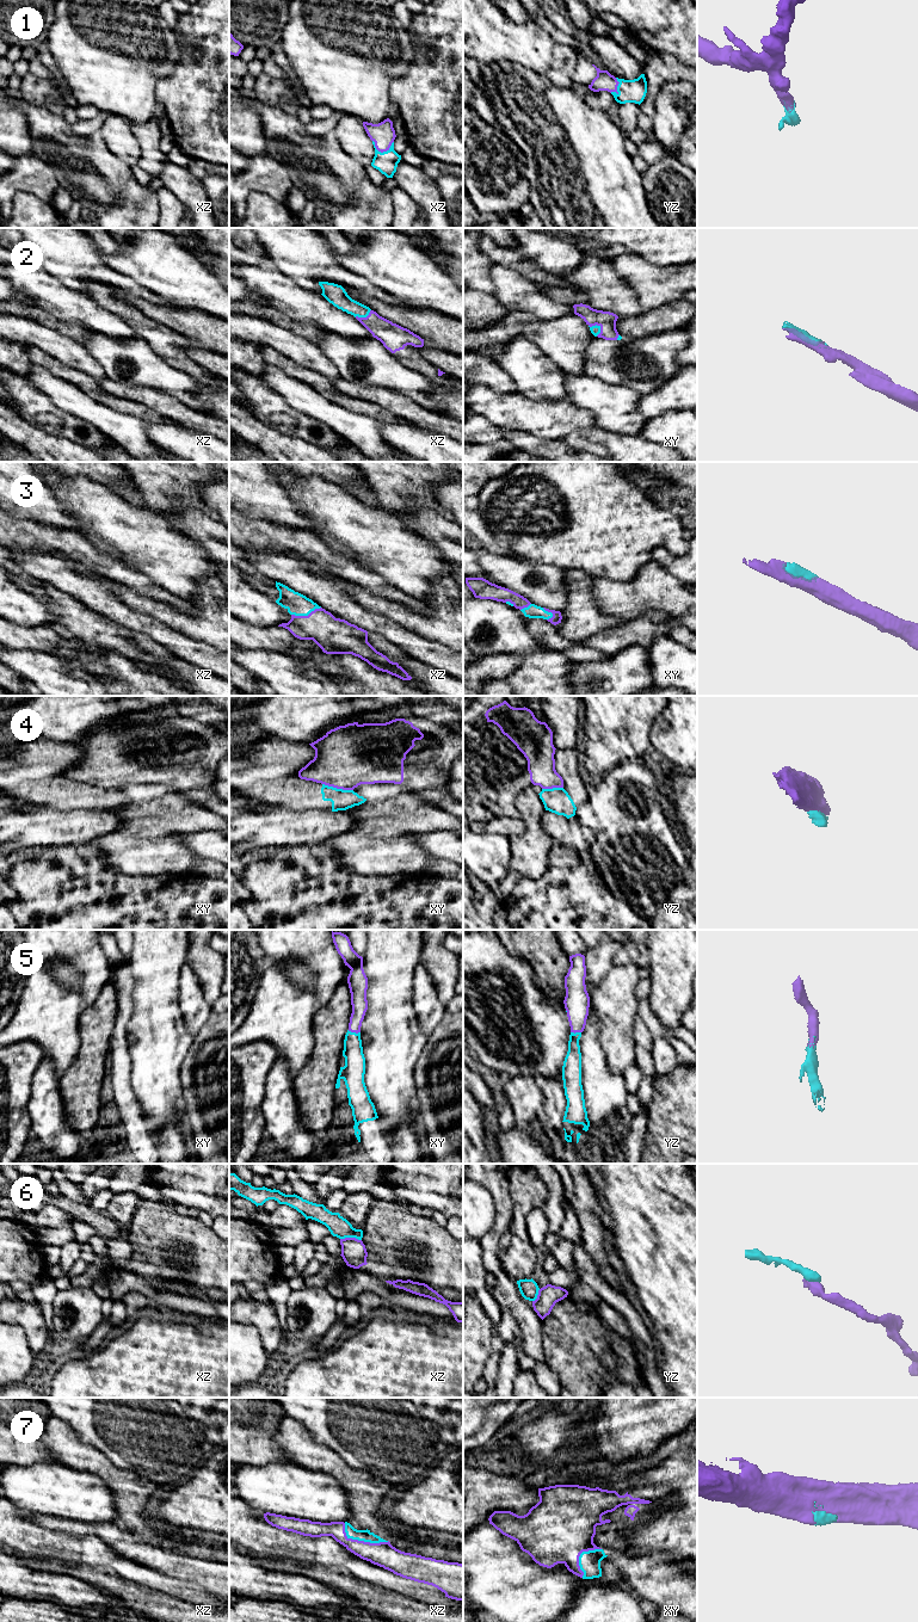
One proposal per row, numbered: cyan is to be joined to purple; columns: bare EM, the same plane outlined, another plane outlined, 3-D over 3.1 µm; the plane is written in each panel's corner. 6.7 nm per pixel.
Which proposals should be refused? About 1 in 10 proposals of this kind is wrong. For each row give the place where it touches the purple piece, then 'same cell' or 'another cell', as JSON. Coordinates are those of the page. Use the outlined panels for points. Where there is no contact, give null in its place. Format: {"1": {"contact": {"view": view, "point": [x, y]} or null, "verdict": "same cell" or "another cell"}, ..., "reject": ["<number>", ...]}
{"1": {"contact": {"view": "xz", "point": [382, 152]}, "verdict": "same cell"}, "2": {"contact": {"view": "xy", "point": [597, 325]}, "verdict": "same cell"}, "3": {"contact": {"view": "xz", "point": [306, 616]}, "verdict": "same cell"}, "4": {"contact": {"view": "xy", "point": [338, 788]}, "verdict": "another cell"}, "5": {"contact": {"view": "xy", "point": [353, 1031]}, "verdict": "same cell"}, "6": {"contact": {"view": "xz", "point": [351, 1238]}, "verdict": "another cell"}, "7": {"contact": {"view": "xz", "point": [362, 1541]}, "verdict": "same cell"}, "reject": ["4", "6"]}

